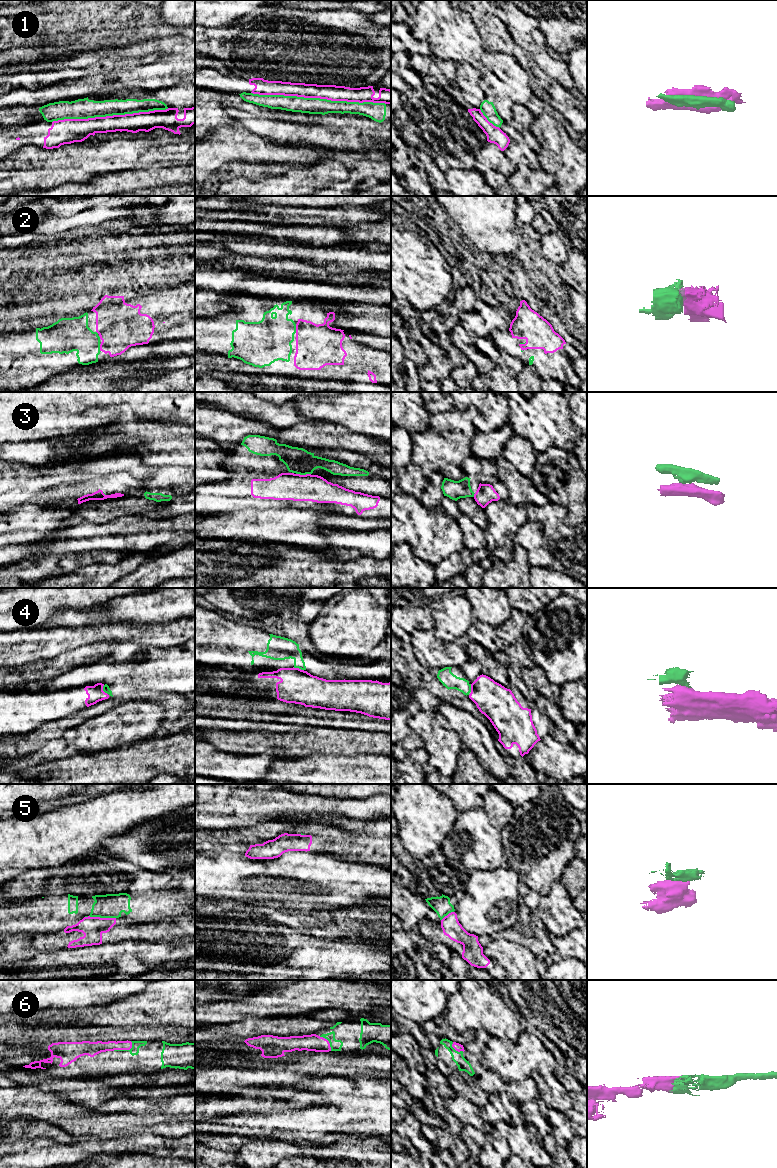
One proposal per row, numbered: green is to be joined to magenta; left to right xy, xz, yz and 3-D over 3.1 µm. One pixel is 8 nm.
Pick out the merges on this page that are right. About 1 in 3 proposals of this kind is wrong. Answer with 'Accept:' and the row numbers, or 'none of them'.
Accept: 1, 2, 6

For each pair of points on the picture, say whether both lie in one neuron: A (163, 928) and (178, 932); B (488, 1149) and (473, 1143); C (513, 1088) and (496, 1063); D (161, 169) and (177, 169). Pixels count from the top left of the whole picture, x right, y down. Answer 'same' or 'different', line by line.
A: same
B: different
C: different
D: same

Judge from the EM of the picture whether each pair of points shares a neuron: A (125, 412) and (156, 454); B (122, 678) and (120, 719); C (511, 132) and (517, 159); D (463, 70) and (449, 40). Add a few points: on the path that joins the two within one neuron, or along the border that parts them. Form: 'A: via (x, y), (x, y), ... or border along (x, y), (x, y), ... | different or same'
A: border along (156, 422), (114, 421), (109, 424) | different
B: border along (144, 700), (126, 700), (121, 703) | different
C: via (516, 139), (519, 142), (518, 152) | same
D: border along (456, 62), (468, 62), (481, 74) | different

